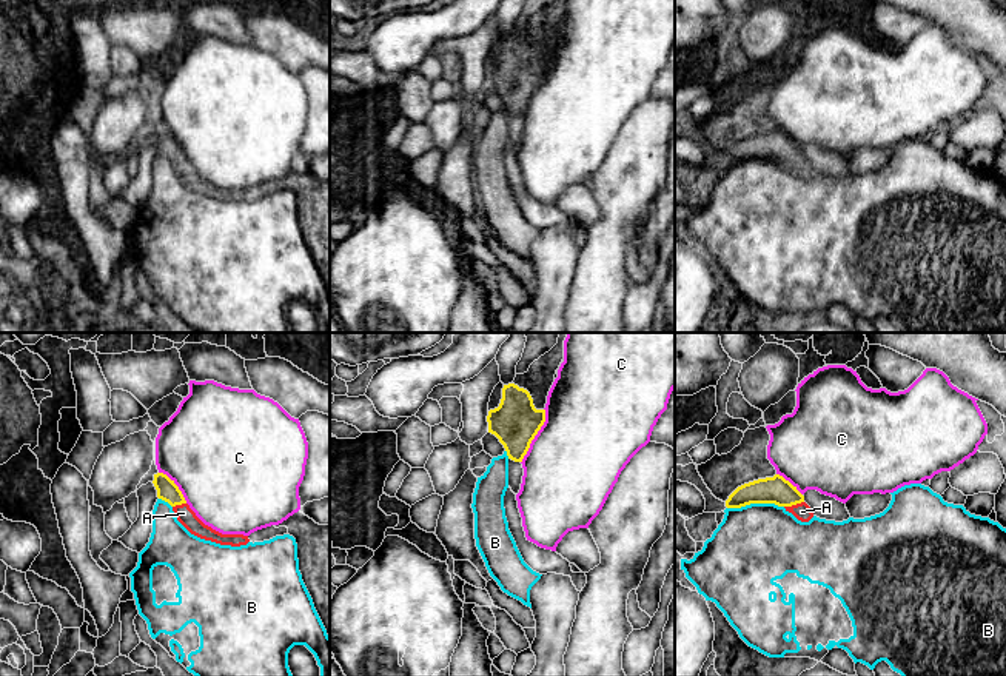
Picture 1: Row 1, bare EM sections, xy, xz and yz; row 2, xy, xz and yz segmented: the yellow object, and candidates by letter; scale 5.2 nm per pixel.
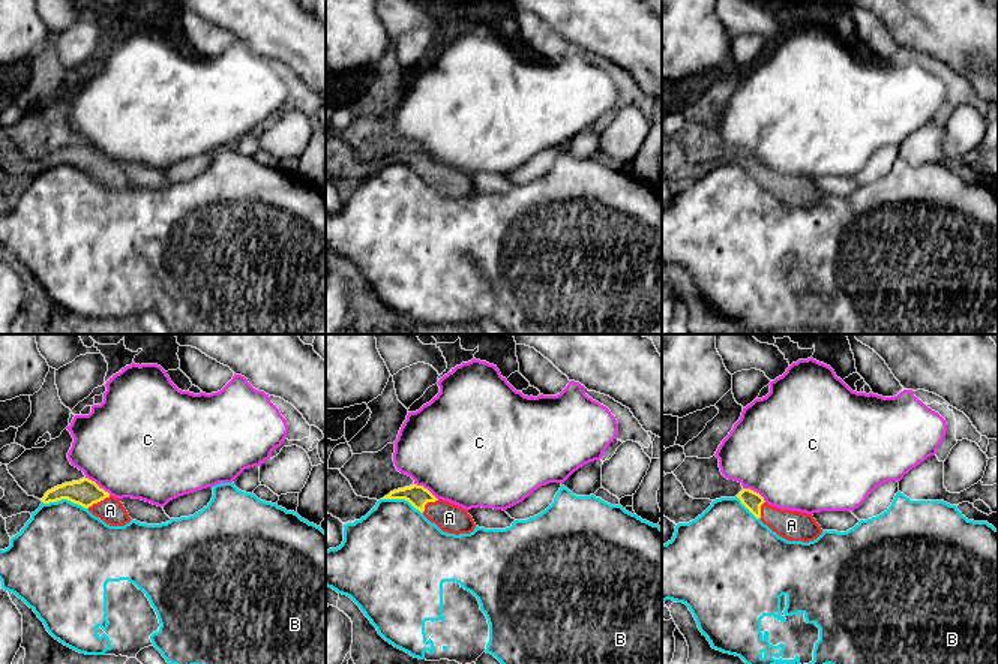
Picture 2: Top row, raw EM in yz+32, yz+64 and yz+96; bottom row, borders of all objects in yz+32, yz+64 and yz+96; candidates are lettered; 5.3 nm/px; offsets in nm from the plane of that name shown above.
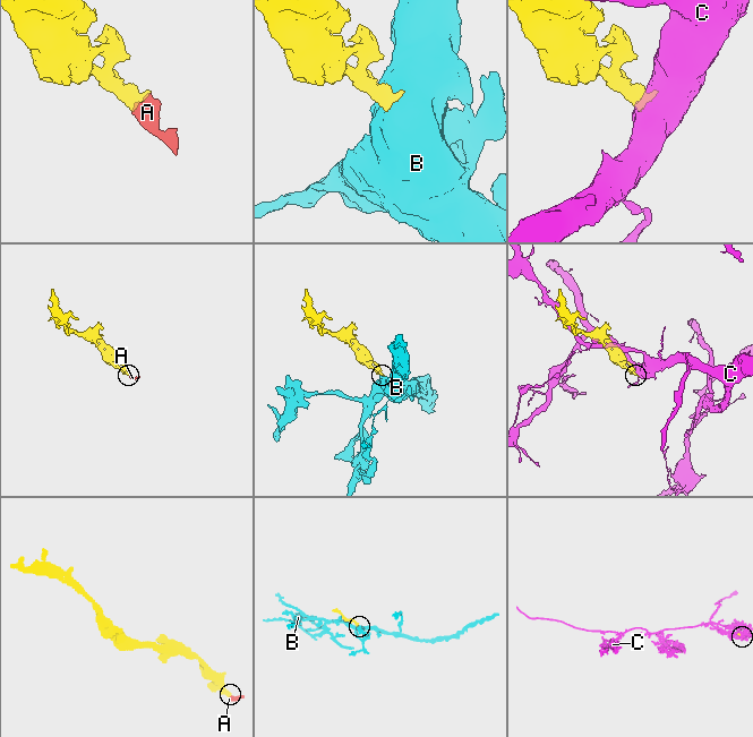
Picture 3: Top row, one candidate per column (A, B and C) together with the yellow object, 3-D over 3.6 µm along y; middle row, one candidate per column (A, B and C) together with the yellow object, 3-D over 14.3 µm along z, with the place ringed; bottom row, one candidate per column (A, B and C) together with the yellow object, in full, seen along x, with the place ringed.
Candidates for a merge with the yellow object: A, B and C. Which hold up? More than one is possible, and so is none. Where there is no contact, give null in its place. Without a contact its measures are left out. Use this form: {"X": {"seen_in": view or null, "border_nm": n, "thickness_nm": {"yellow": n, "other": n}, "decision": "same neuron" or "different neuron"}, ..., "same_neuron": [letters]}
{"A": {"seen_in": "yz", "border_nm": 110, "thickness_nm": {"yellow": 150, "other": 90}, "decision": "same neuron"}, "B": {"seen_in": "yz", "border_nm": 300, "thickness_nm": {"yellow": 150, "other": 420}, "decision": "different neuron"}, "C": {"seen_in": "xz", "border_nm": 320, "thickness_nm": {"yellow": 240, "other": 480}, "decision": "different neuron"}, "same_neuron": ["A"]}

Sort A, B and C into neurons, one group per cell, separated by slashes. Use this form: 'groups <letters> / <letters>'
groups A / B / C

